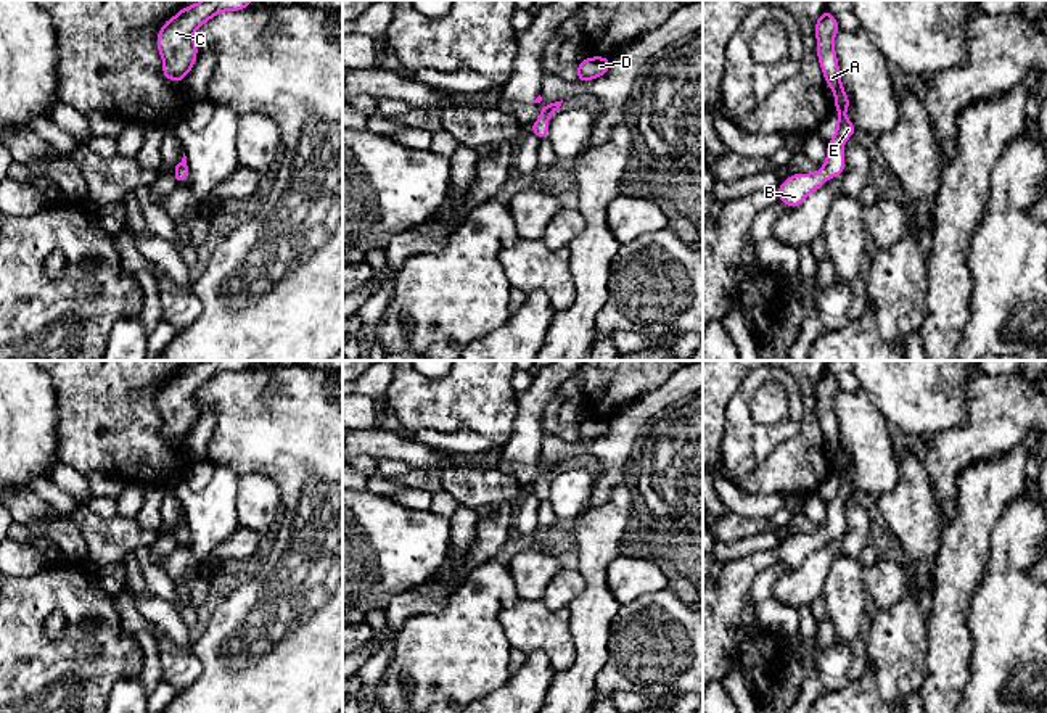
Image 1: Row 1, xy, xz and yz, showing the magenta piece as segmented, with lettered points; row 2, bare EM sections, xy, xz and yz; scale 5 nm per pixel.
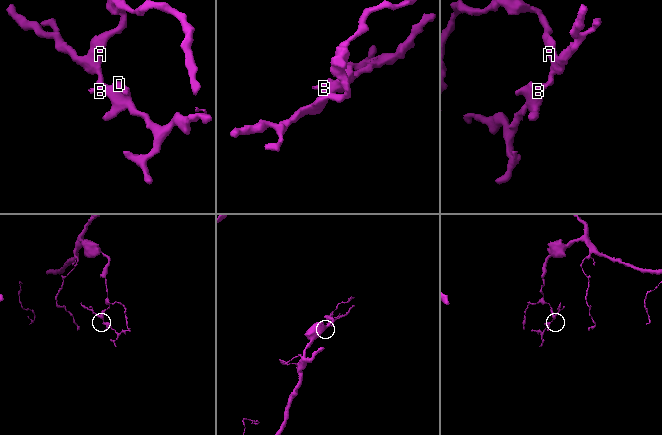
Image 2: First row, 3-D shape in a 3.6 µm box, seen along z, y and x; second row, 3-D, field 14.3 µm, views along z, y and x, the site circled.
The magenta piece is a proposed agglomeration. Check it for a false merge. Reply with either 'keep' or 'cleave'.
keep

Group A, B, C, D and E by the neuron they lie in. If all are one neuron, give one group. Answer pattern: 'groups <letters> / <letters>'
groups A B C D E

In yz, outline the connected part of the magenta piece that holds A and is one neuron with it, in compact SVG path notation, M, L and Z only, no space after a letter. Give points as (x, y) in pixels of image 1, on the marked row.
M825 10L815 26L817 37L817 58L820 61L820 69L823 72L827 85L835 95L835 113L843 116L835 119L836 132L827 146L827 161L823 166L812 174L793 174L782 185L777 187L778 201L785 203L788 208L794 209L817 188L820 188L828 179L838 177L844 171L844 142L851 135L857 135L856 127L851 119L844 114L849 111L849 97L843 89L838 56L833 47L835 35L841 31L836 18Z

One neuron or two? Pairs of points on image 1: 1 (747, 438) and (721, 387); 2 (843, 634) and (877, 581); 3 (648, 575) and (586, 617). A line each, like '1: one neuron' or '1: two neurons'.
1: two neurons
2: two neurons
3: two neurons

